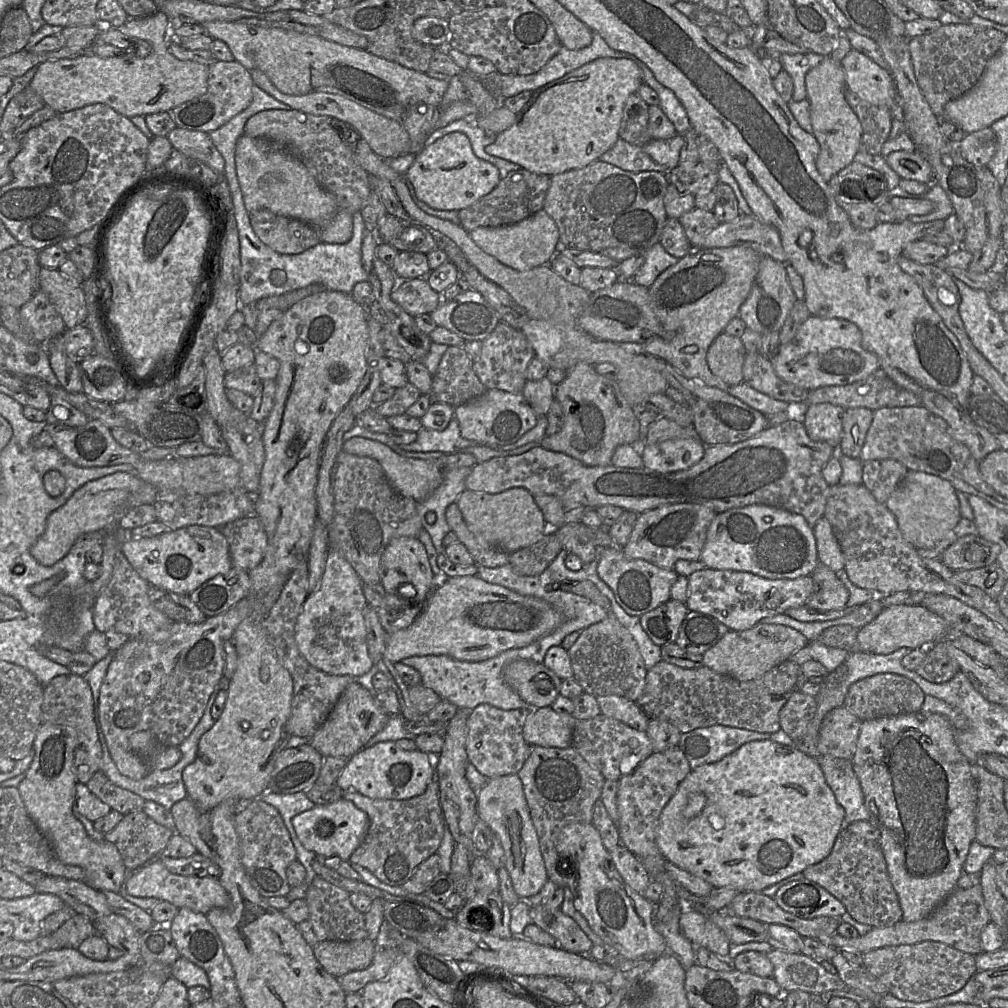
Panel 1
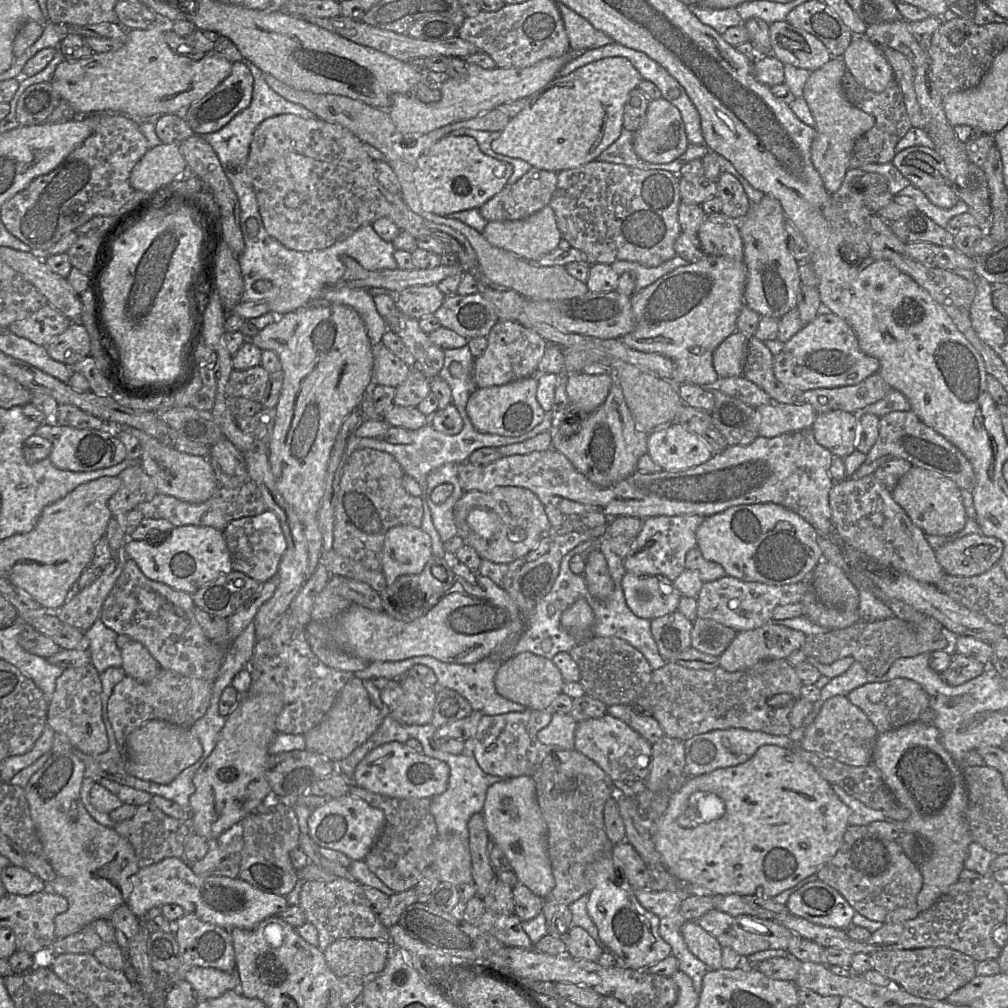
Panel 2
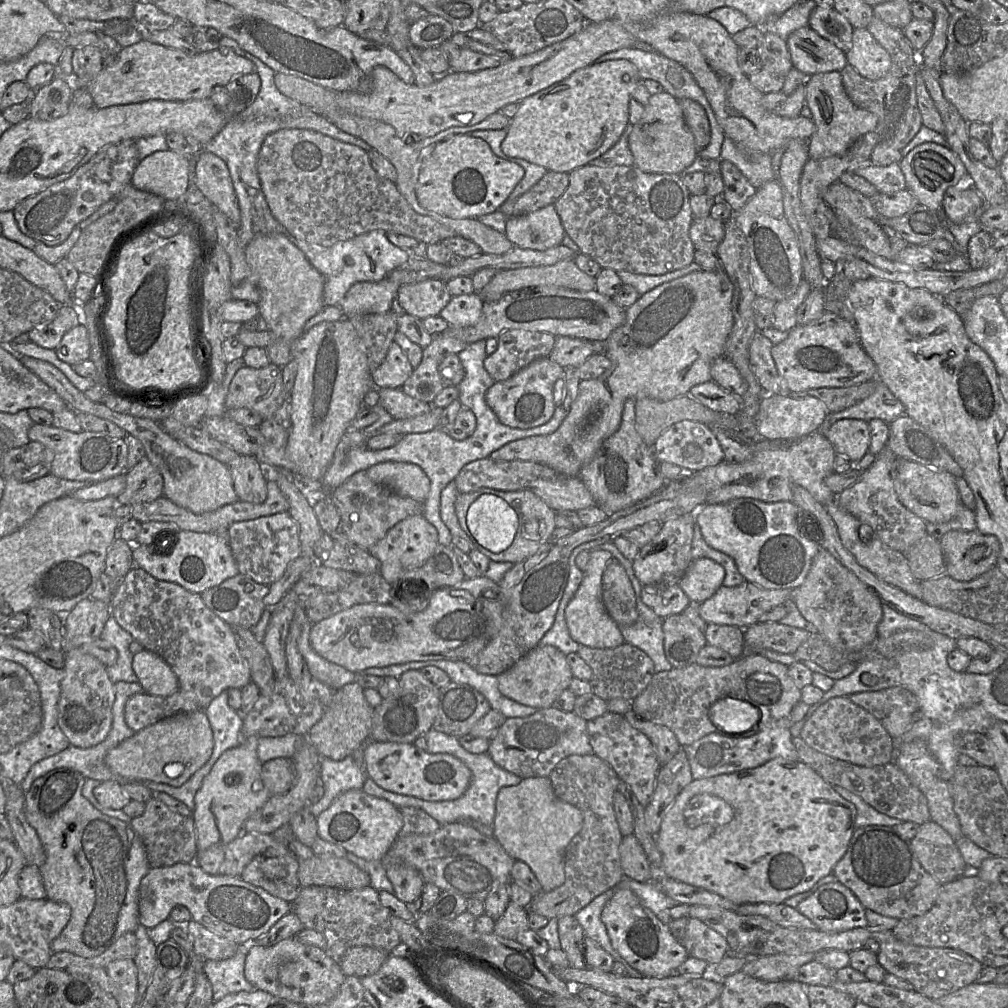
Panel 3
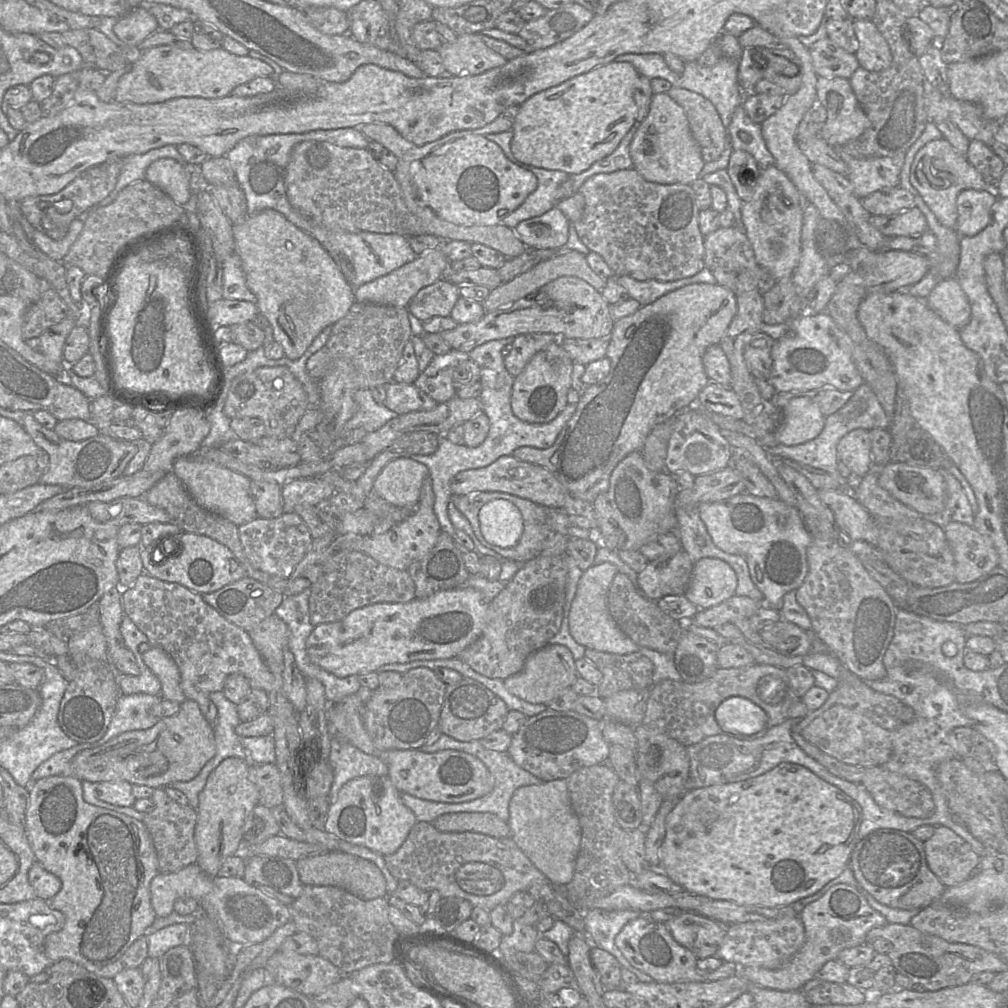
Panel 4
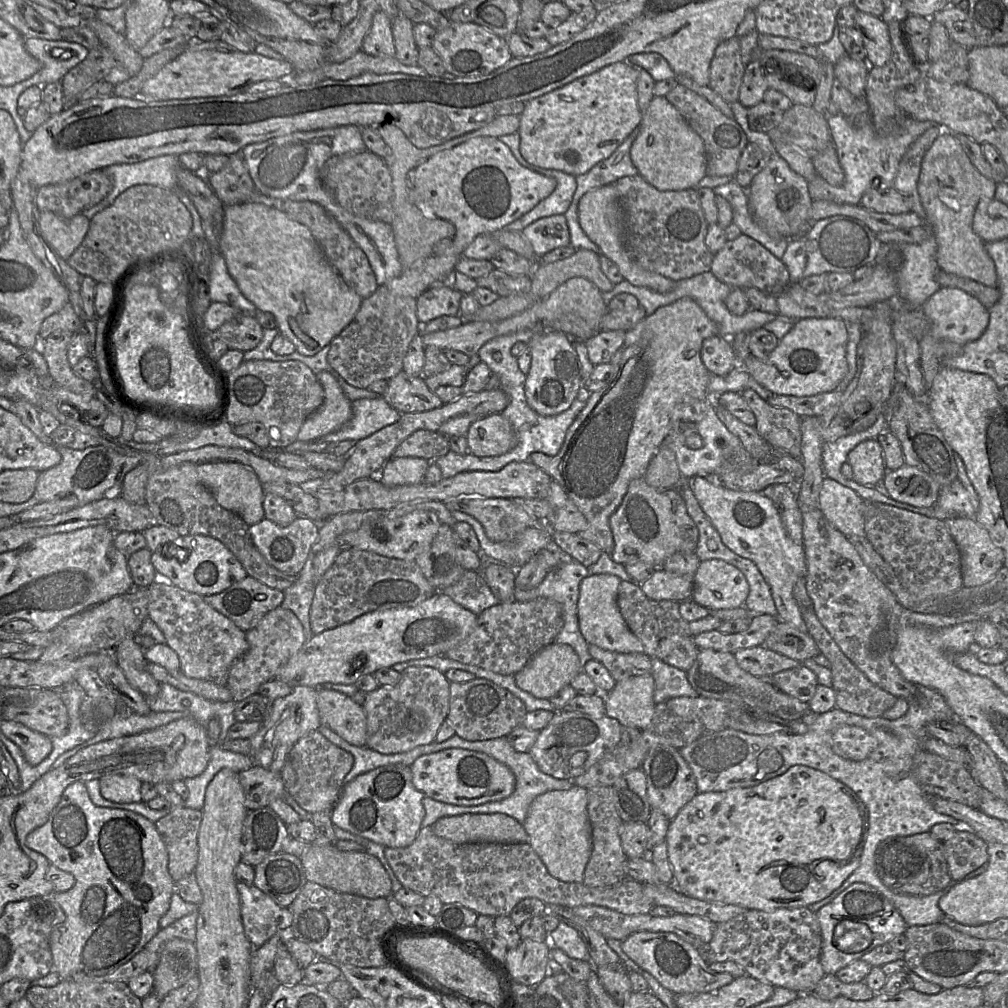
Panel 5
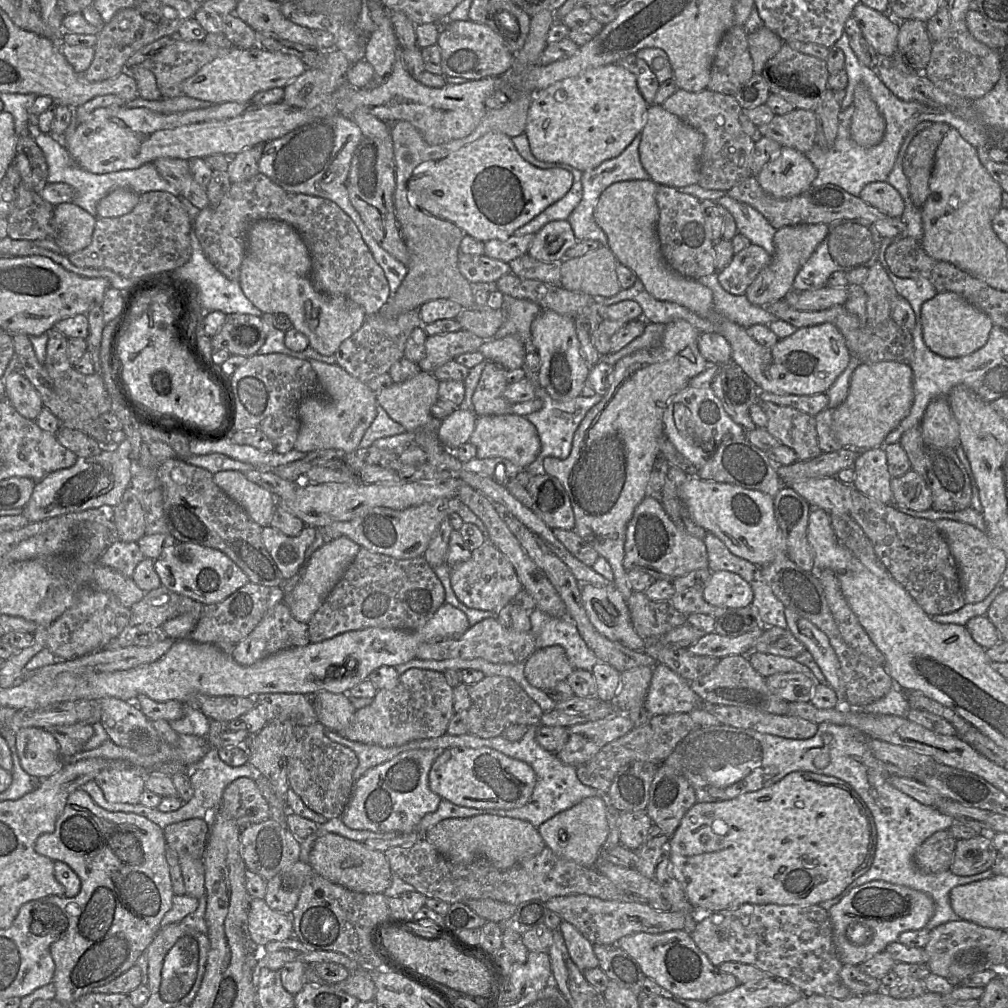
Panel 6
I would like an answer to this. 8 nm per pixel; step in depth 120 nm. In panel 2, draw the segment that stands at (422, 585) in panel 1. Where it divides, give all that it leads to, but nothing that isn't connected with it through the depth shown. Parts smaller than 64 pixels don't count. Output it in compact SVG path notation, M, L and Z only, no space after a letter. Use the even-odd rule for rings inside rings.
M411 525L389 529L382 547L381 571L387 586L403 575L420 573L432 556L431 538Z

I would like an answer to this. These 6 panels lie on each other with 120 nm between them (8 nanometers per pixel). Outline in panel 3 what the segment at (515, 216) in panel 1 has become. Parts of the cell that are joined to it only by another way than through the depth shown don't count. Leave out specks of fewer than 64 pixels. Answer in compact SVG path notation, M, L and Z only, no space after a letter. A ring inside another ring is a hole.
M547 171L527 192L516 200L506 200L499 208L507 217L519 216L554 204L565 192L569 174Z

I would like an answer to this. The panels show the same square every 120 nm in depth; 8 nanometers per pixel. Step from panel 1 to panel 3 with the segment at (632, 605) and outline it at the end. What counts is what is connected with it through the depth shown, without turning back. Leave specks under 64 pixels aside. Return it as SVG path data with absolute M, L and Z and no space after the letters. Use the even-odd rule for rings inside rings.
M678 584L643 585L640 598L661 618L681 614L691 602Z

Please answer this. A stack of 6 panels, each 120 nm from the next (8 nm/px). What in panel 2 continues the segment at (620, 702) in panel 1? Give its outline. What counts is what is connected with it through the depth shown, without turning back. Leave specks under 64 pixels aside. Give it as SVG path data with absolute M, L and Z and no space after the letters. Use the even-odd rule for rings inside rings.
M632 704L610 705L607 708L607 713L625 722L651 744L665 735L665 732L655 718L640 712Z

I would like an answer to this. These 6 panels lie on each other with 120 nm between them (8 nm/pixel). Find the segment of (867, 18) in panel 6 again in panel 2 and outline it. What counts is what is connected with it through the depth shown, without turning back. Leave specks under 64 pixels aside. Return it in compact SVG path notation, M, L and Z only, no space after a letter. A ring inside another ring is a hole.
M865 35L852 36L841 59L846 71L867 90L883 92L893 81L893 70L881 48Z

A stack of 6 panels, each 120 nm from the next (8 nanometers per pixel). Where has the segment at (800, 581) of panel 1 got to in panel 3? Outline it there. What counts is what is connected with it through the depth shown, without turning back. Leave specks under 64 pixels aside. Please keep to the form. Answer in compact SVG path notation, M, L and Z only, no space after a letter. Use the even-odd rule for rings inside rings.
M745 581L735 587L721 586L716 593L700 603L699 615L707 623L748 628L760 622L763 614L792 599L791 589L767 590Z

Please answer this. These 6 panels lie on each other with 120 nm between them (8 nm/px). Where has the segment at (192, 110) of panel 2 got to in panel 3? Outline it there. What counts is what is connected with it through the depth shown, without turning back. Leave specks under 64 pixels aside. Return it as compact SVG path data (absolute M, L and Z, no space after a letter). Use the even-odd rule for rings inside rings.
M254 71L217 87L209 99L225 116L236 117L254 102L260 87L260 76Z

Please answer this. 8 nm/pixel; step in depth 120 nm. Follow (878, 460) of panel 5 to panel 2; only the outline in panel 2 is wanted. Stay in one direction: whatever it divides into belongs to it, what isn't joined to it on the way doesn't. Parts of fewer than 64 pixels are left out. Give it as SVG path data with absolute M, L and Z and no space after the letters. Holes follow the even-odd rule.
M841 410L817 415L811 430L818 444L834 456L845 458L856 450L858 416Z

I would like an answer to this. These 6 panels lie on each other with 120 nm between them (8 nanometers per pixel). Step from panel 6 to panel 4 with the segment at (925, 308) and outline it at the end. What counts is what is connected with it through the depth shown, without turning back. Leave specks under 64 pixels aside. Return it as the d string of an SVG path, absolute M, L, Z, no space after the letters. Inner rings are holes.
M955 277L940 280L927 297L927 304L943 320L959 330L970 320L968 298Z

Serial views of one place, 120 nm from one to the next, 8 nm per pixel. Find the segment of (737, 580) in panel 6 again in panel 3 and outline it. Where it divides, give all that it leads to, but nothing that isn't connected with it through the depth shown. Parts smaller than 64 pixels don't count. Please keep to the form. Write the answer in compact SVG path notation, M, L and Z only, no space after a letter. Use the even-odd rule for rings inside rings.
M708 558L693 560L679 581L681 590L692 602L702 603L723 586L724 568Z

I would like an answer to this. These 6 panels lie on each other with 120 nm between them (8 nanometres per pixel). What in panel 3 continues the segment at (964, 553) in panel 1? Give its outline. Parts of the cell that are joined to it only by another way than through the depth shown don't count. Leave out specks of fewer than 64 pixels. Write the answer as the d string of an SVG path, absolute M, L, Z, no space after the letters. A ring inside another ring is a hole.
M951 530L940 539L946 573L958 581L970 581L997 565L1000 543L995 535L979 531Z

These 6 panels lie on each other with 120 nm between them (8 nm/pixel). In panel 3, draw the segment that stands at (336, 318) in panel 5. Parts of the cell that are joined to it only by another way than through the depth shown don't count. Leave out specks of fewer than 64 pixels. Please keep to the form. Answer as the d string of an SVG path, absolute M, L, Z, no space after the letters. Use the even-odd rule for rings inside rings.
M281 234L256 236L246 248L246 261L261 296L259 314L275 335L275 341L265 348L270 363L284 367L292 360L292 342L303 334L307 321L325 306L324 277L310 264L303 252Z

